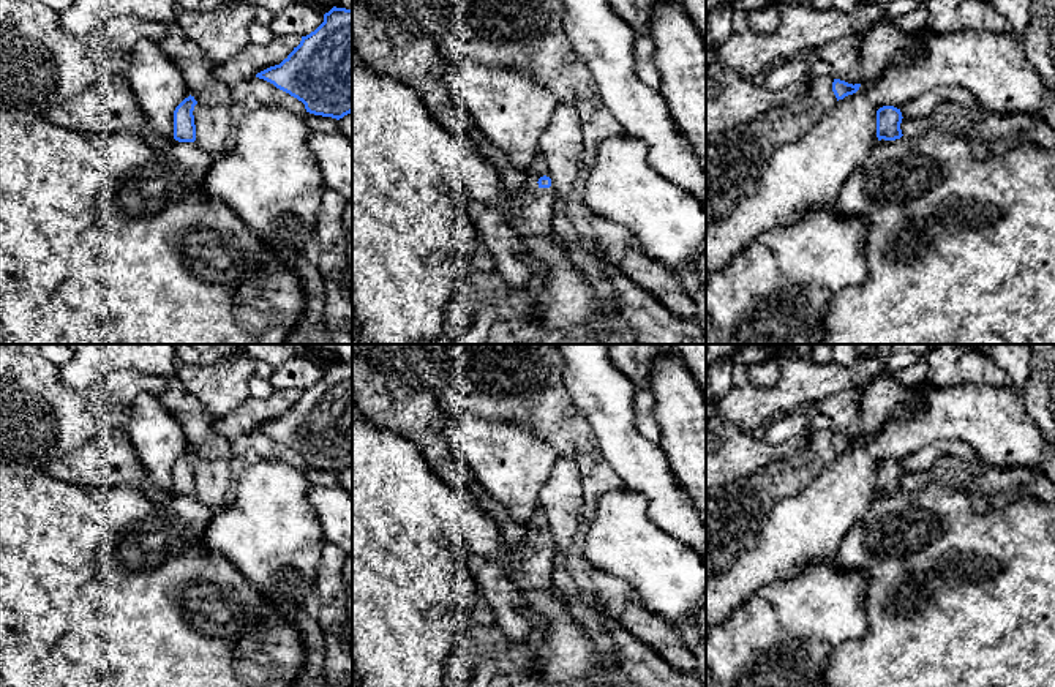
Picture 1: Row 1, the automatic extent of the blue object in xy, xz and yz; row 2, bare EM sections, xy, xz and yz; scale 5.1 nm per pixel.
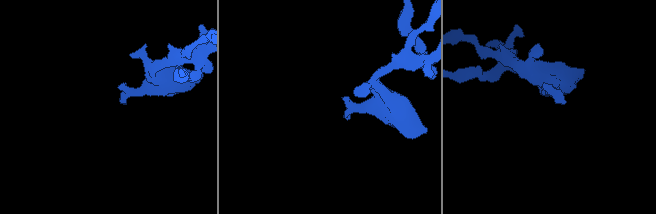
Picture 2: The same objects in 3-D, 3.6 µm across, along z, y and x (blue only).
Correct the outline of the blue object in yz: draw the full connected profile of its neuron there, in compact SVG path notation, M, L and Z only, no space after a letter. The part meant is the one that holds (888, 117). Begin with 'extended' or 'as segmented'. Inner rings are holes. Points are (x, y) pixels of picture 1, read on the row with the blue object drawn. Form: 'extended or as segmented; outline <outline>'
extended; outline M894 106L877 111L878 142L848 177L835 202L839 215L867 220L869 276L864 284L845 287L831 298L824 308L823 344L1055 344L1055 152L1025 141L976 158L970 137L951 137L933 130L905 137L902 118Z

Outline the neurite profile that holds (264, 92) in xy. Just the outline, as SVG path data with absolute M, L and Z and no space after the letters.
M256 76L246 82L243 93L254 96L262 106L286 107L300 117L306 114L302 101Z

